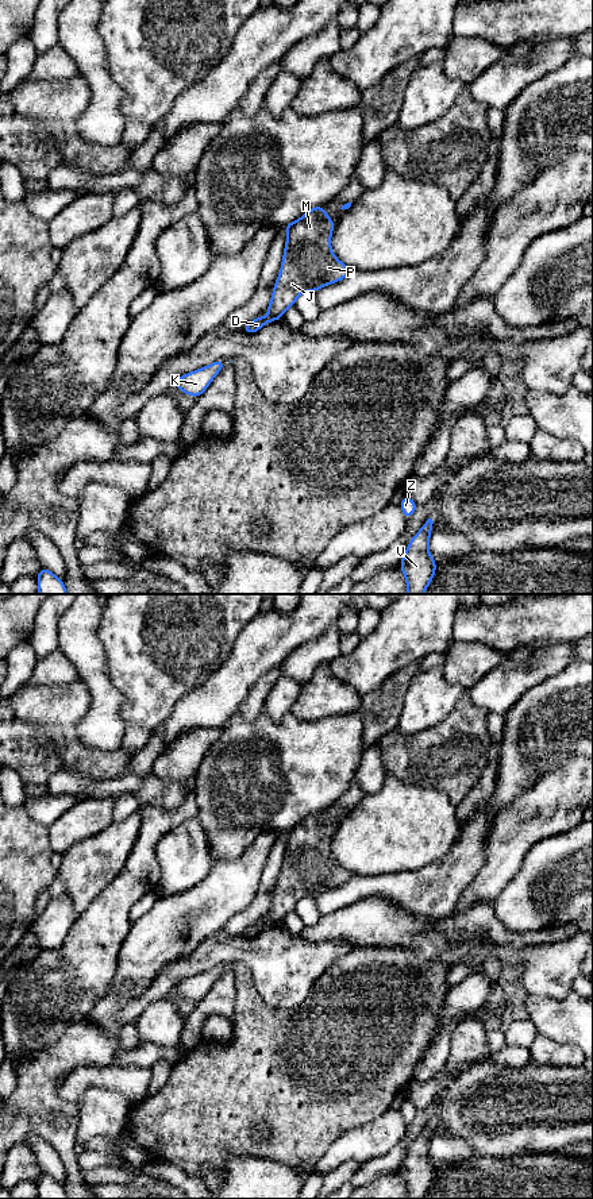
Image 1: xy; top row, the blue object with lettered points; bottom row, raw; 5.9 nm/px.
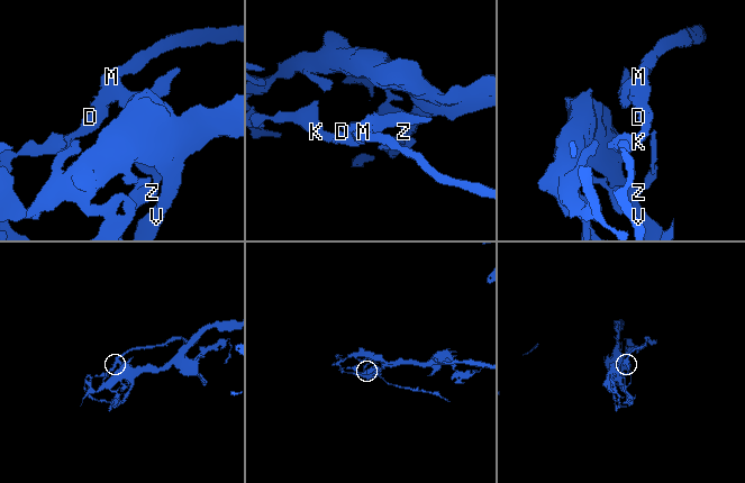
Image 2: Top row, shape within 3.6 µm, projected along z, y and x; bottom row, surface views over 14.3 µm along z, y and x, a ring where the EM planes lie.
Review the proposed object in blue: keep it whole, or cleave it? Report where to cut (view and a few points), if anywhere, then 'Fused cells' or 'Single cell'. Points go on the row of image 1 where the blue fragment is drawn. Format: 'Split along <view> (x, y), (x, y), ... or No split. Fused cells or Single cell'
Split along xy (270, 315), (280, 319). Fused cells

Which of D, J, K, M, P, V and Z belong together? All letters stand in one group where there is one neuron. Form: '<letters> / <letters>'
D K V Z / J M P

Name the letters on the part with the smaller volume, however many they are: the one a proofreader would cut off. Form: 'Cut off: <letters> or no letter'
Cut off: J, M, P

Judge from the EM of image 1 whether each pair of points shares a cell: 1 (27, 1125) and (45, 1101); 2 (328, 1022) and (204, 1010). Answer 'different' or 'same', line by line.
1: same
2: different

